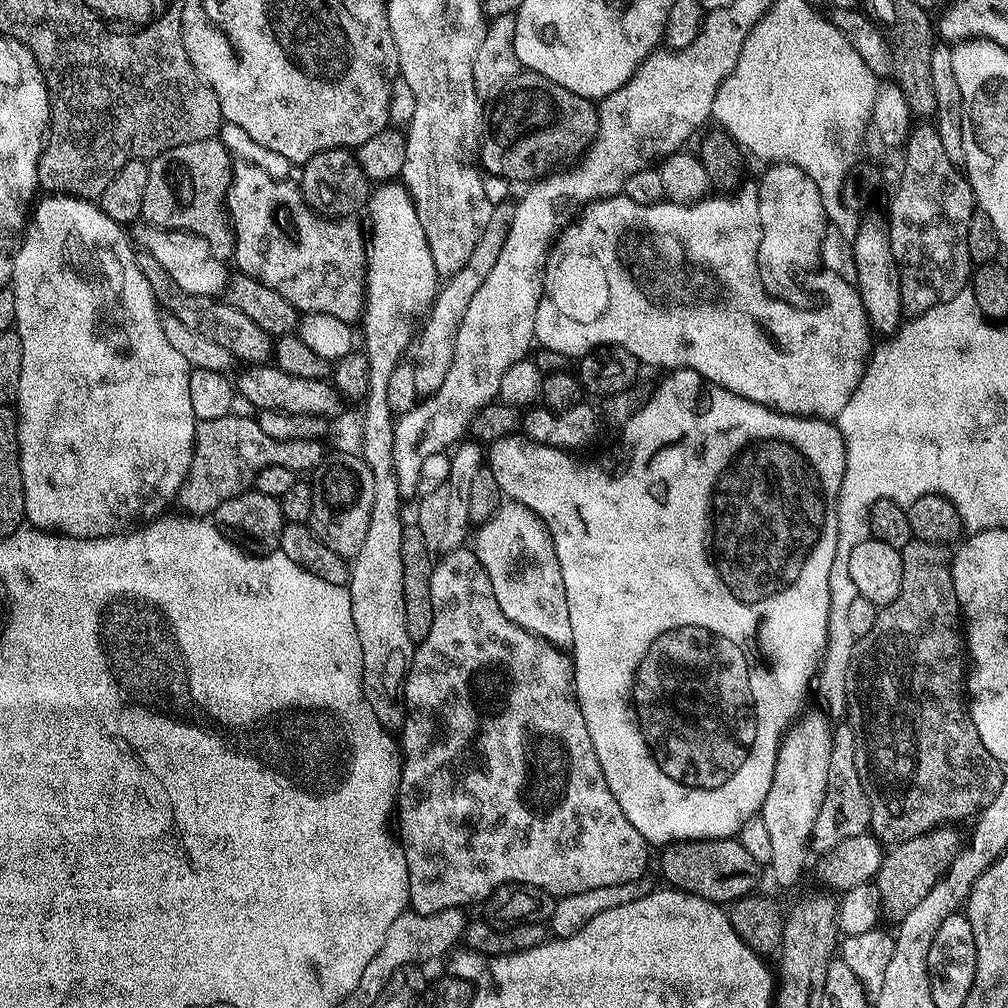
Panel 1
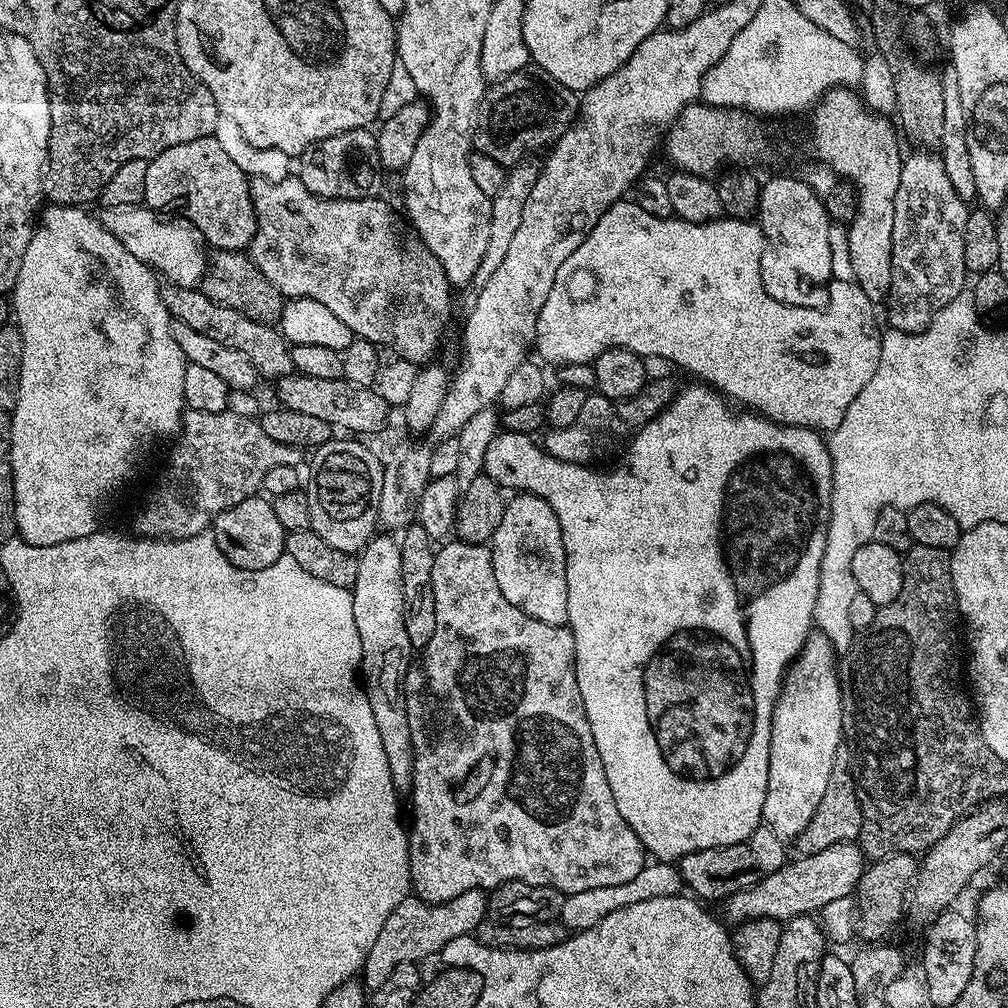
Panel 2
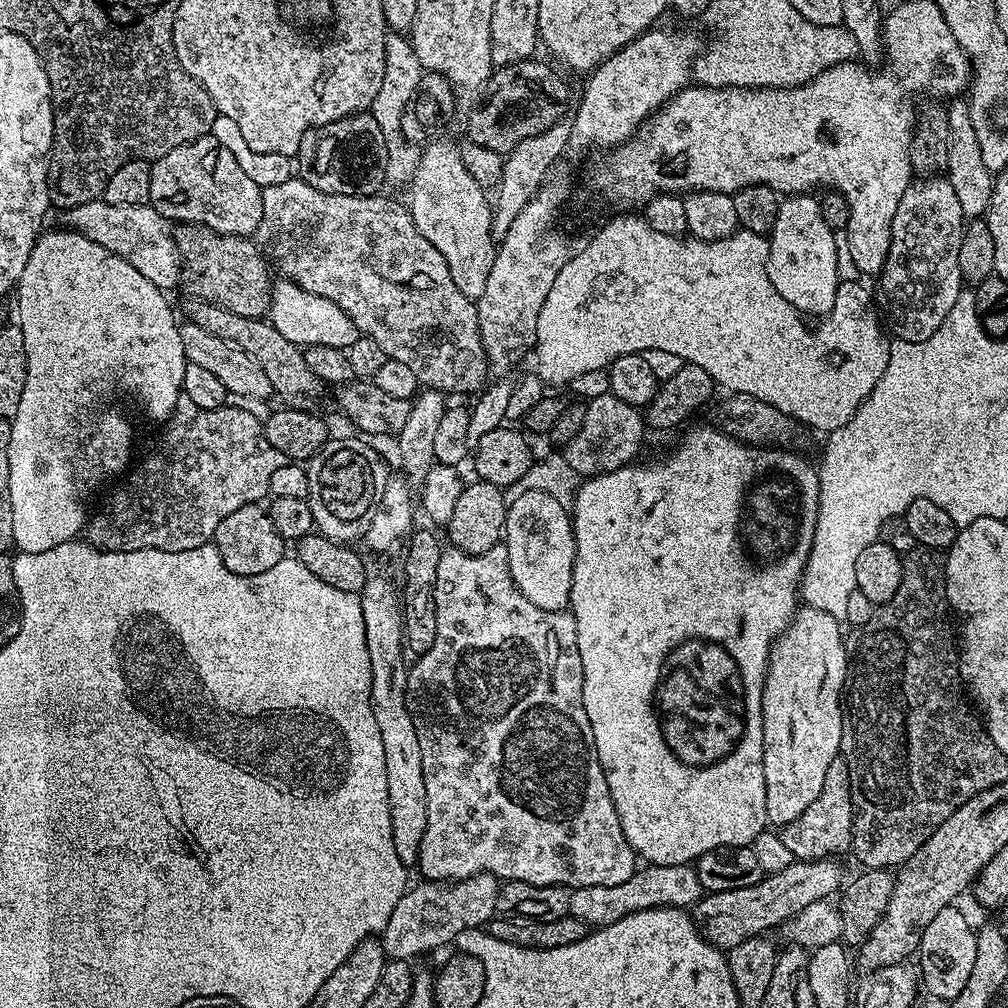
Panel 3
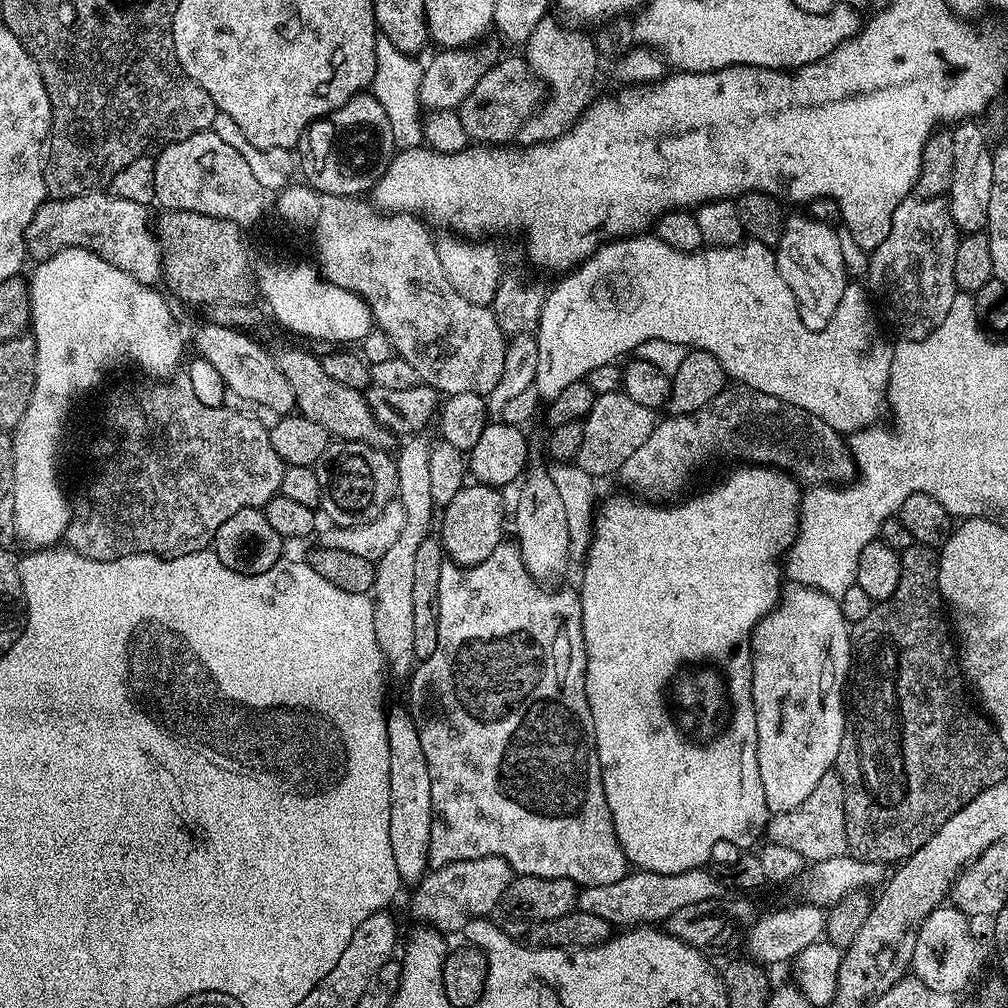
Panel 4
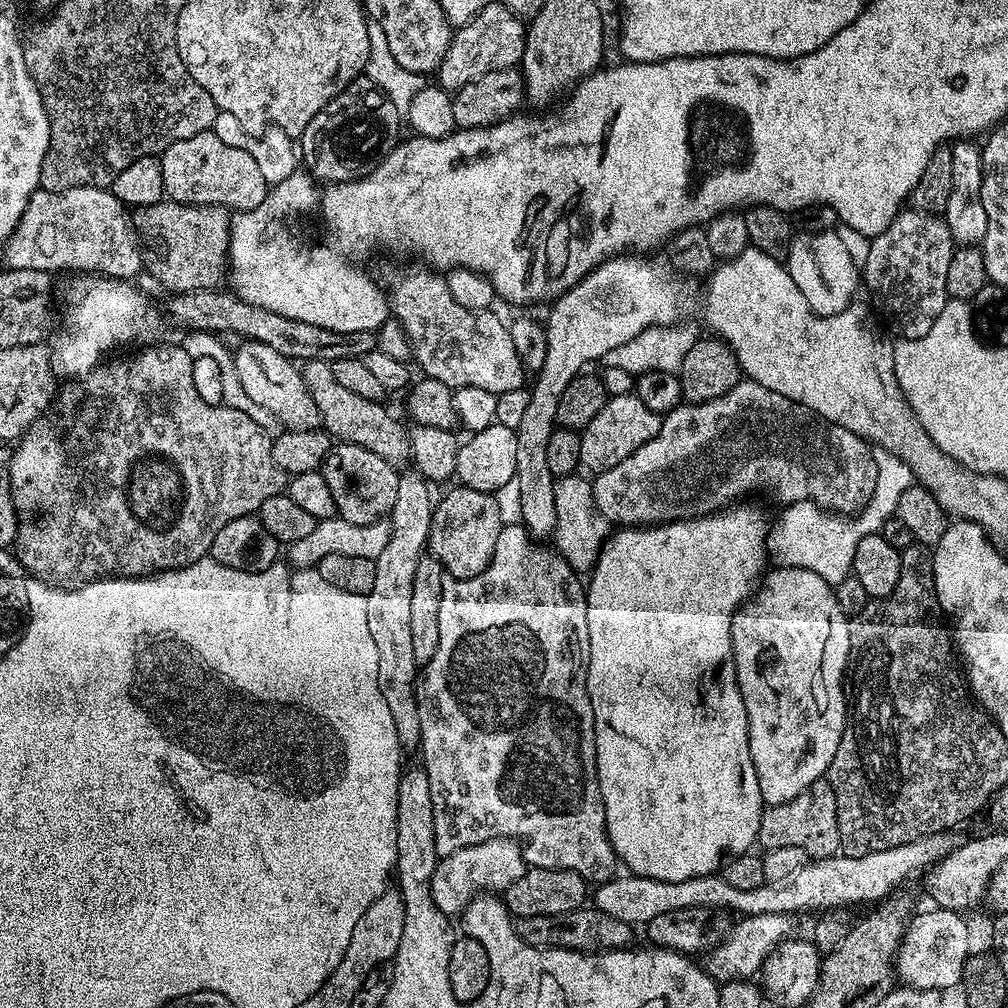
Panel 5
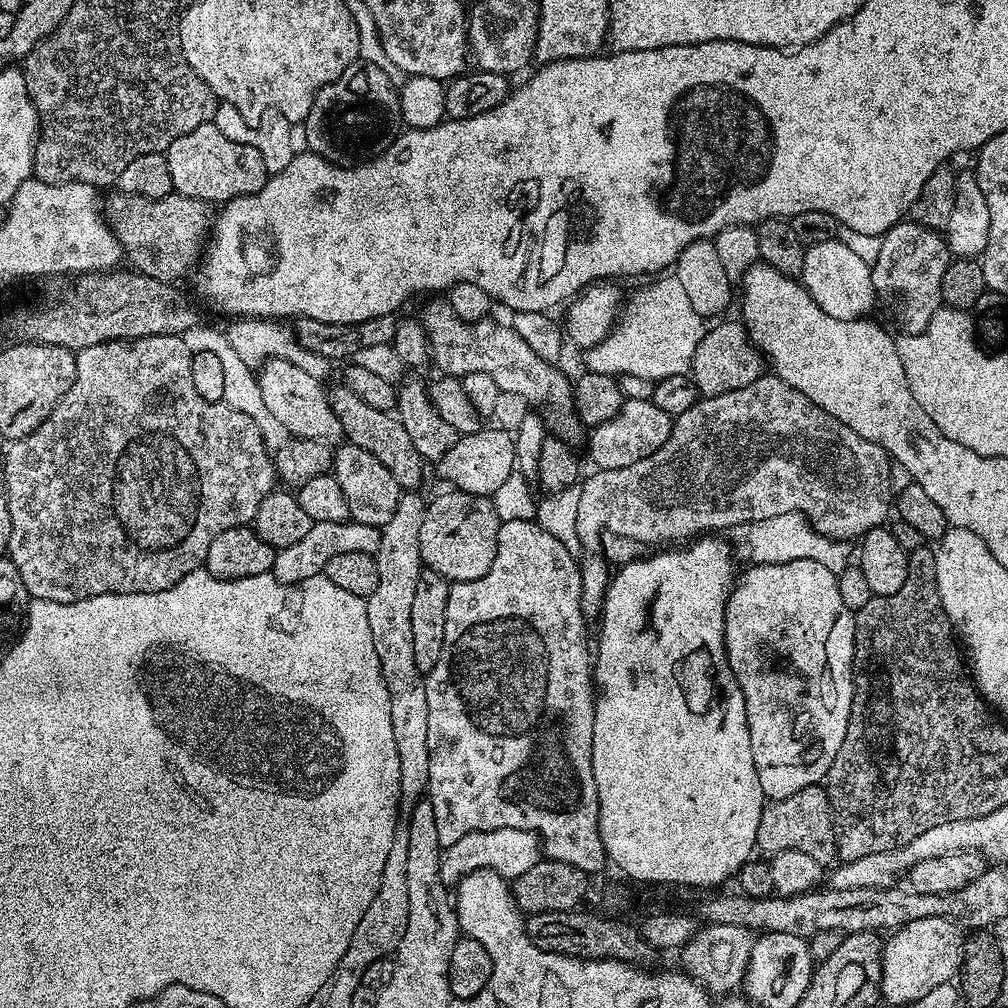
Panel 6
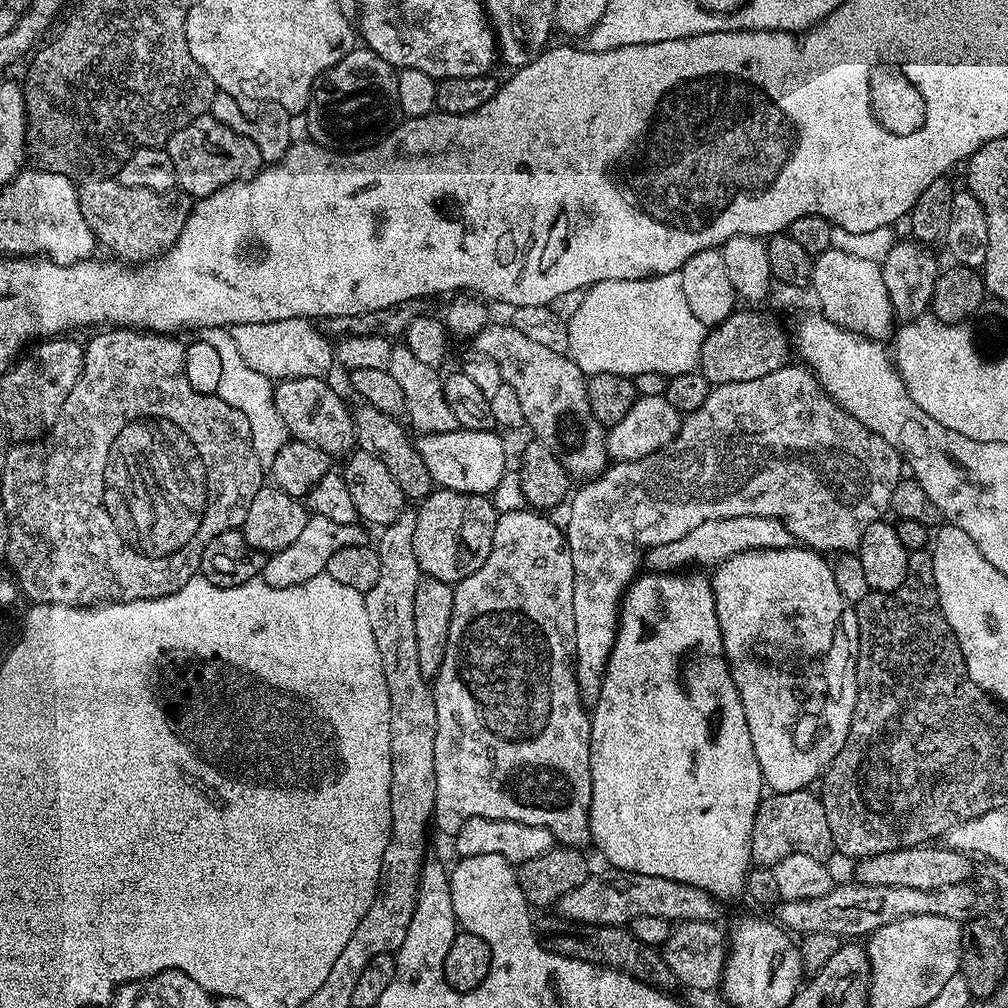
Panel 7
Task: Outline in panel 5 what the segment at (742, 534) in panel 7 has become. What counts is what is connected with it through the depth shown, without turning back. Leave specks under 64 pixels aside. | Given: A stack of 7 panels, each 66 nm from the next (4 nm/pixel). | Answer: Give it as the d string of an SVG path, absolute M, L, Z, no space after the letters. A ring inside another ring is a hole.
M883 450L877 451L875 457L874 494L855 515L829 512L828 509L820 508L809 500L787 505L783 509L784 513L774 520L768 529L766 552L773 565L814 570L814 574L818 574L833 586L841 584L845 578L852 575L854 550L858 550L858 542L862 542L862 538L867 536L877 535L883 529L884 523L895 517L902 490L914 483L912 470L906 461Z

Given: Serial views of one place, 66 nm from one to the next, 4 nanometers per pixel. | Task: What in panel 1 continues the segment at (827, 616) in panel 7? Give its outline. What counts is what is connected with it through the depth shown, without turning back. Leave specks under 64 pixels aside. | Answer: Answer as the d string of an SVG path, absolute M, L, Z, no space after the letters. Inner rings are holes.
M823 711L808 712L799 717L785 731L780 749L776 755L774 778L770 782L770 794L761 806L758 815L766 822L770 842L774 849L771 867L780 868L788 880L796 880L804 870L804 863L810 857L809 844L812 838L814 818L826 798L828 771L830 770L830 746L832 729L829 717Z

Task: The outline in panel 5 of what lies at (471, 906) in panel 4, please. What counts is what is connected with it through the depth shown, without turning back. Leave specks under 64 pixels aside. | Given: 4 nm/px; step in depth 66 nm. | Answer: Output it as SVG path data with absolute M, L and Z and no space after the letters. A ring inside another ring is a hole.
M487 840L443 857L432 872L432 897L445 916L456 918L481 894L503 894L526 871L524 849L515 840Z

